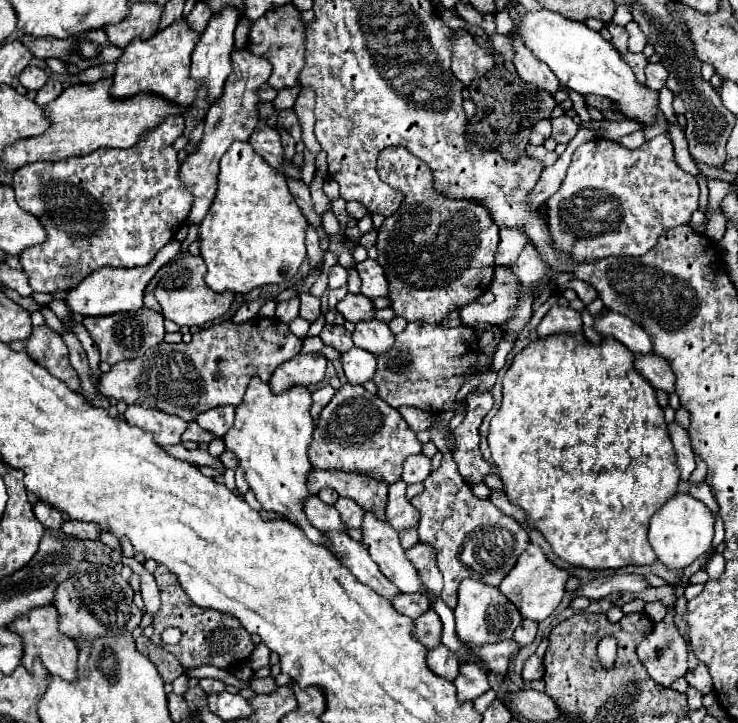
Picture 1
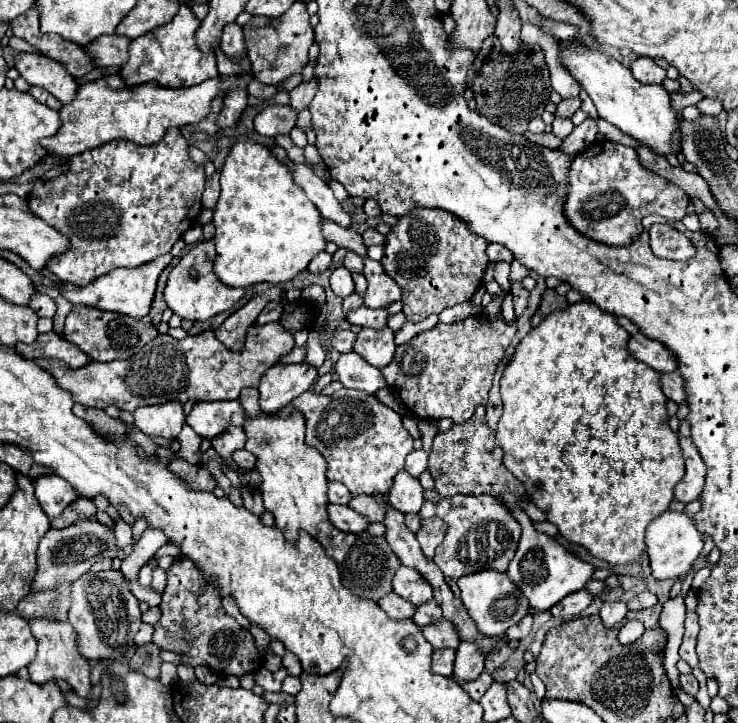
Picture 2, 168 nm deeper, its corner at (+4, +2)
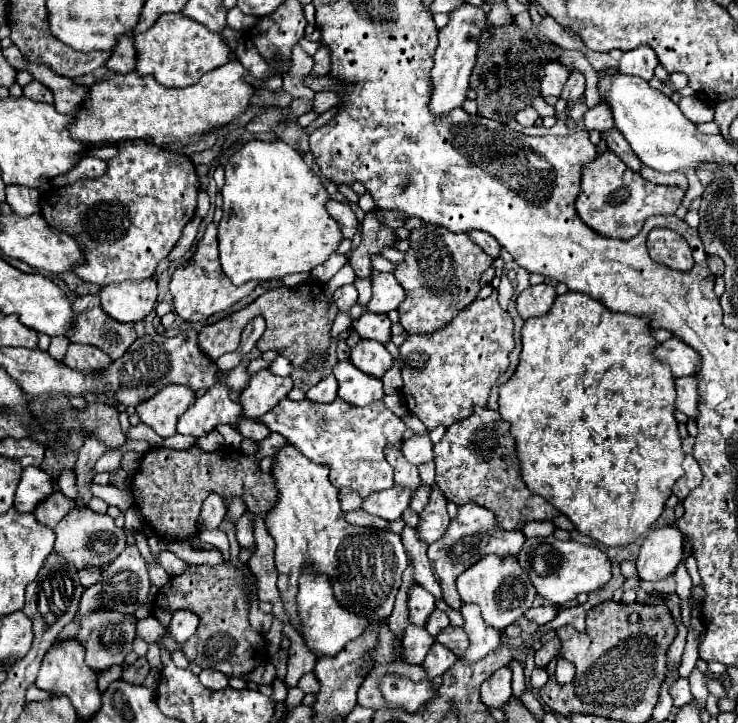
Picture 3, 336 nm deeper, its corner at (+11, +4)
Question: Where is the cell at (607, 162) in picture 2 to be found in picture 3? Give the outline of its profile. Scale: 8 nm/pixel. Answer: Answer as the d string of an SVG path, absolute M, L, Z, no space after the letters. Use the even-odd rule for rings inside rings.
M606 151L582 167L582 181L574 207L580 219L598 235L612 239L632 239L642 229L646 217L676 213L682 197L684 191L680 187L650 183L640 173L626 167L614 151Z

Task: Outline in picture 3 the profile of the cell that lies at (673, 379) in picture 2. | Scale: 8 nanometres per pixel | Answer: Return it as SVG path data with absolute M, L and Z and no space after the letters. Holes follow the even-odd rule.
M692 375L676 379L676 409L686 413L688 417L696 417L698 405L698 389L696 379Z

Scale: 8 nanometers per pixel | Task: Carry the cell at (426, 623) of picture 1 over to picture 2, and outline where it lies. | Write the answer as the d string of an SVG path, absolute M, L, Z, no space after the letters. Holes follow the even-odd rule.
M443 619L443 621L435 623L435 625L423 627L423 637L433 645L433 649L441 649L441 647L457 649L459 643L461 643L459 631L447 619Z

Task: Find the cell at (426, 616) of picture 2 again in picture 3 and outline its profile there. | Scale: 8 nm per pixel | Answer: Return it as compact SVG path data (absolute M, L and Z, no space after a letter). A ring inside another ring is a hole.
M436 609L436 611L432 611L432 615L428 617L426 629L428 629L428 633L434 637L438 631L442 631L442 629L444 629L444 627L448 627L448 625L450 625L448 615L446 615L446 613L442 613L440 609Z

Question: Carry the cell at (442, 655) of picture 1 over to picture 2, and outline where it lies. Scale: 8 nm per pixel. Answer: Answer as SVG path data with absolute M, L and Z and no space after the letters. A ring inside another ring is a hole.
M439 649L433 655L433 673L437 675L453 675L453 663L455 663L455 649Z

